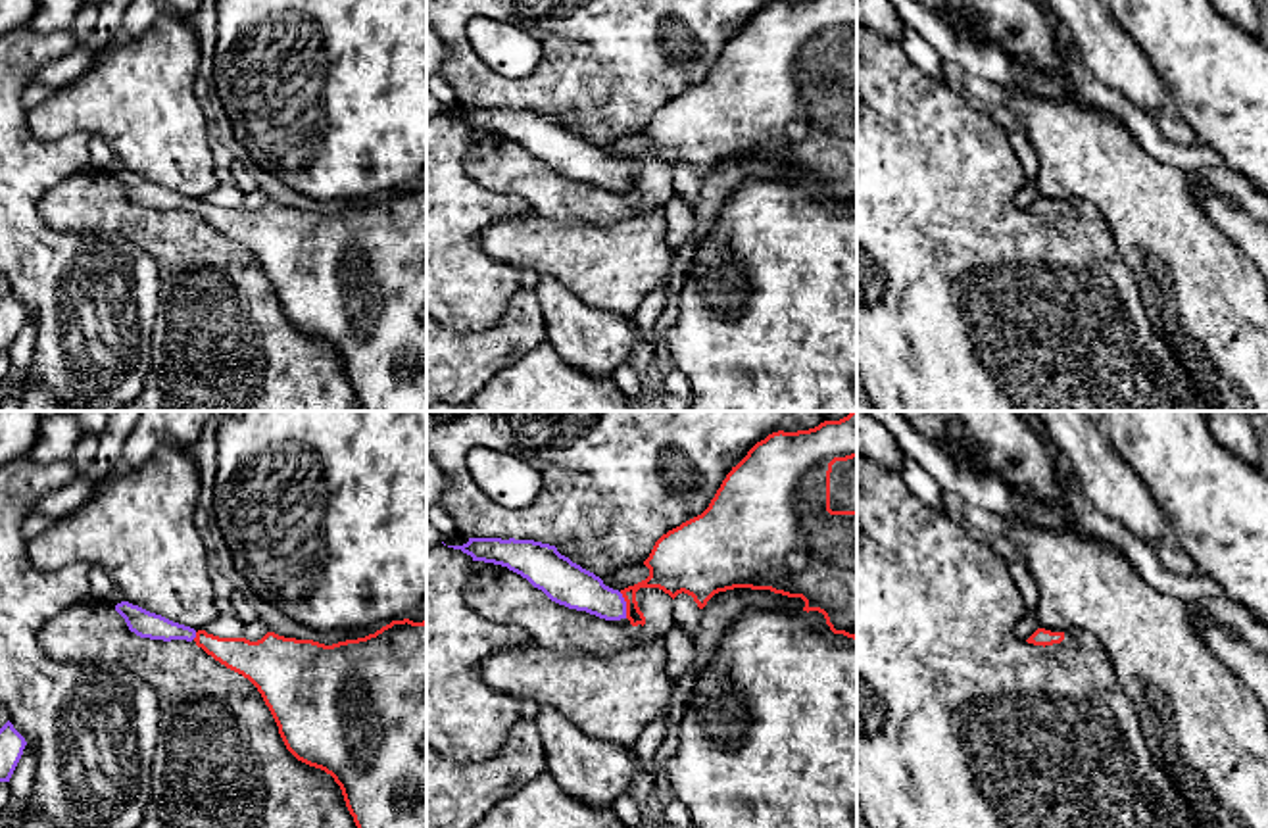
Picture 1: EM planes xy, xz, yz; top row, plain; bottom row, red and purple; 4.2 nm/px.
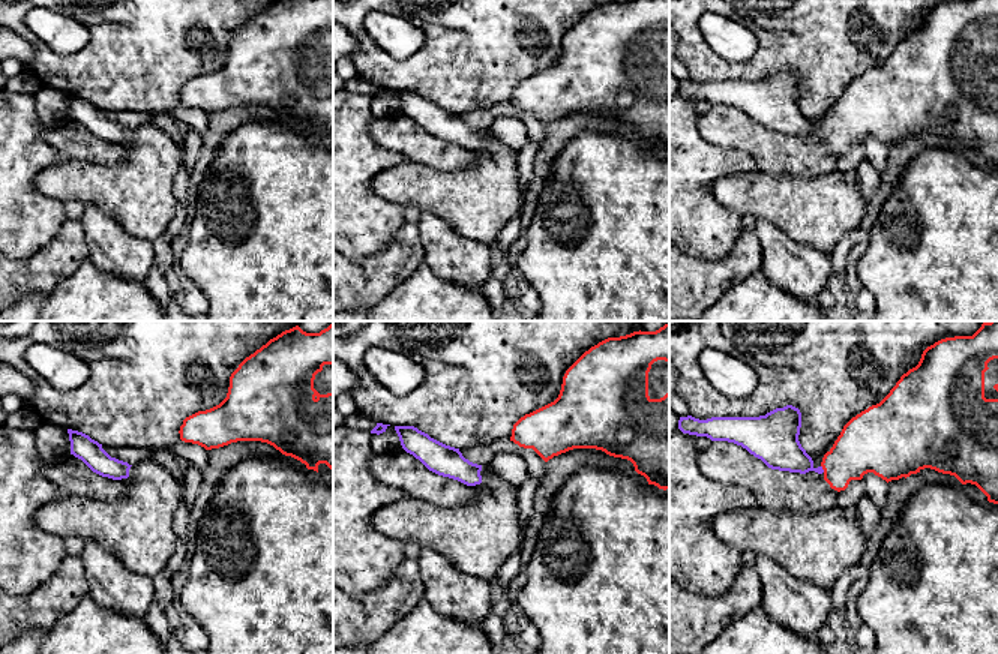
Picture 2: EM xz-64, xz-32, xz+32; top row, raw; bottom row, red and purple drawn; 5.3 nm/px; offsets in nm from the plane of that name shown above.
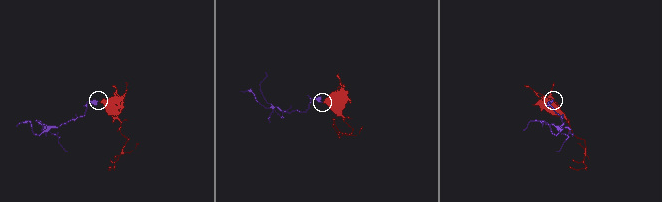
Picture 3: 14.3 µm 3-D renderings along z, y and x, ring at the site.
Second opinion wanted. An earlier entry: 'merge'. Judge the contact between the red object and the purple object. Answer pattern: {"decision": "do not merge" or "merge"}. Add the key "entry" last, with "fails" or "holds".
{"decision": "merge", "entry": "holds"}

